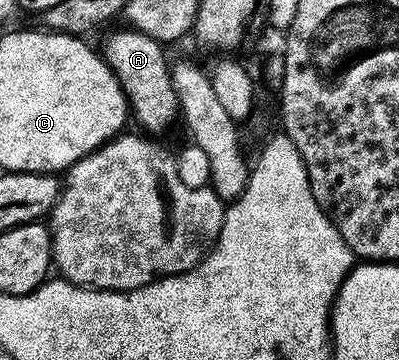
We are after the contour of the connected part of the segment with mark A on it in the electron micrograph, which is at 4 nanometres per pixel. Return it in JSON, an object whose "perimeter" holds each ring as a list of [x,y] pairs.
{"perimeter":[[[128,27],[115,30],[106,39],[103,48],[105,62],[111,67],[129,101],[132,120],[137,120],[146,129],[146,134],[163,132],[179,117],[175,87],[171,83],[171,63],[165,59],[165,49],[166,46],[151,39],[151,35]]]}

